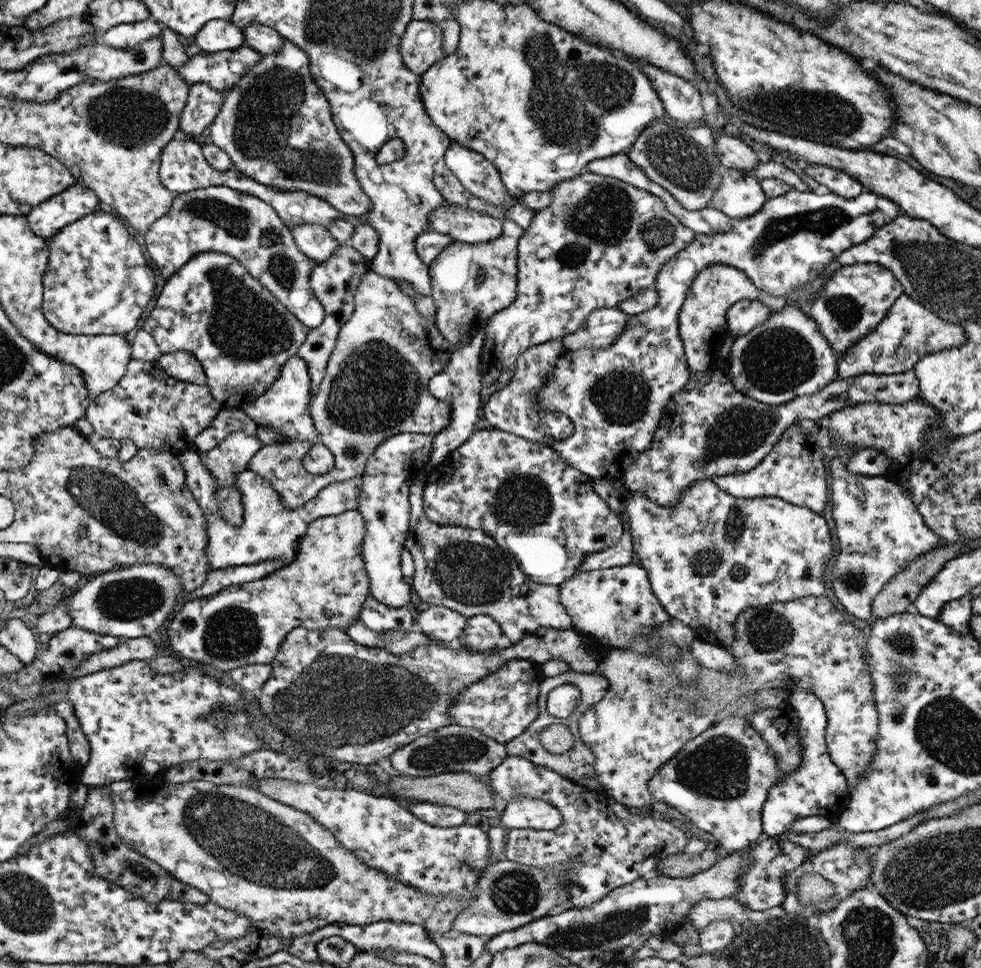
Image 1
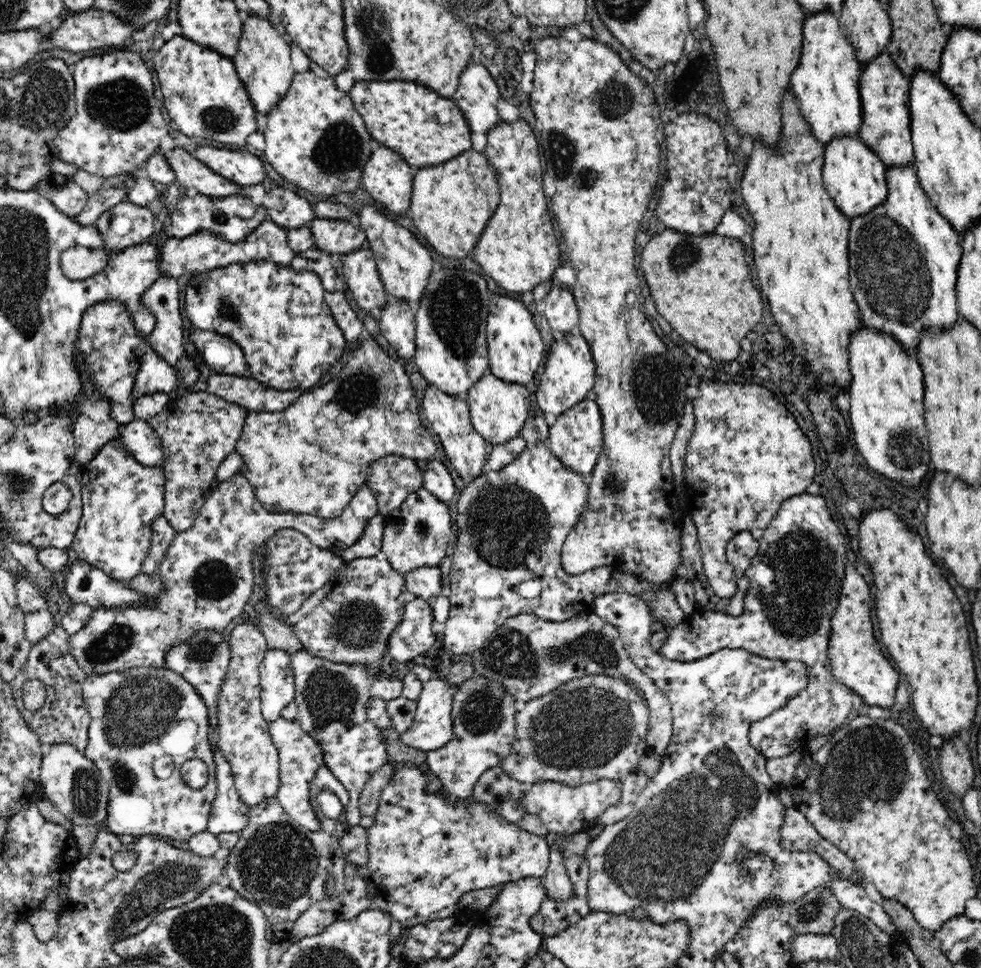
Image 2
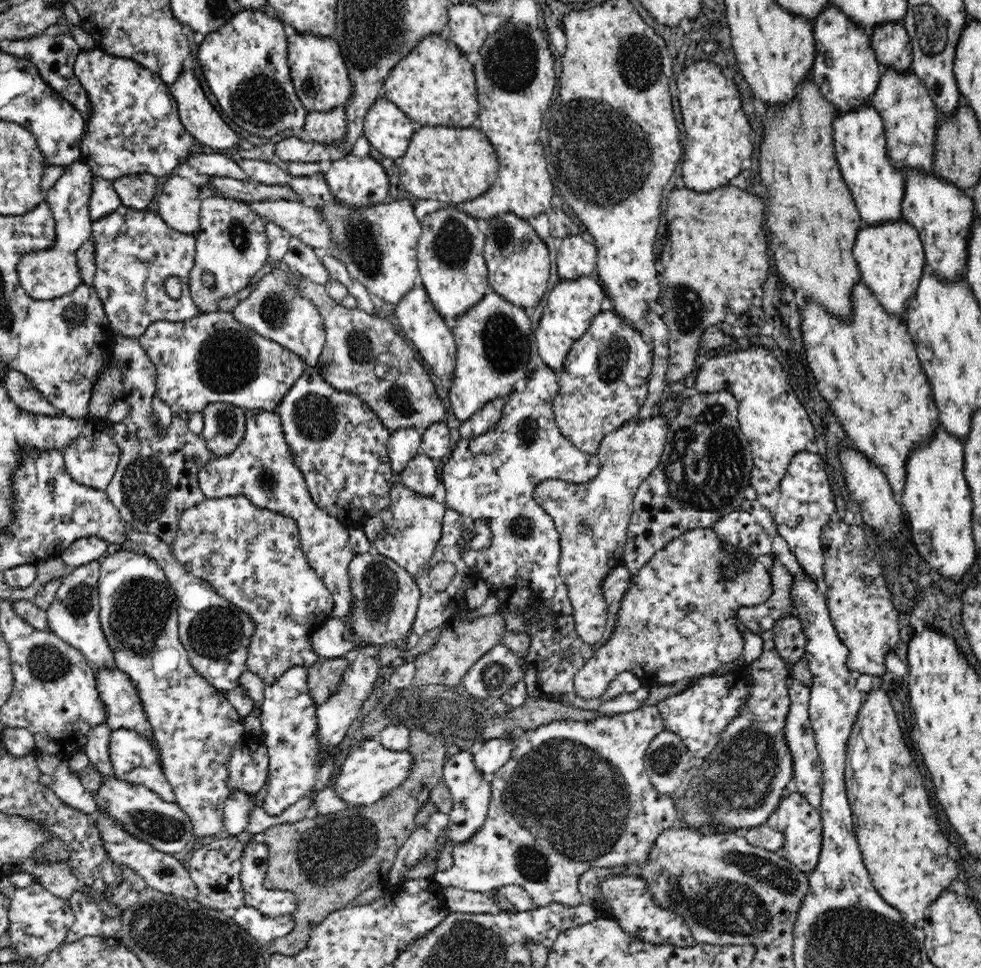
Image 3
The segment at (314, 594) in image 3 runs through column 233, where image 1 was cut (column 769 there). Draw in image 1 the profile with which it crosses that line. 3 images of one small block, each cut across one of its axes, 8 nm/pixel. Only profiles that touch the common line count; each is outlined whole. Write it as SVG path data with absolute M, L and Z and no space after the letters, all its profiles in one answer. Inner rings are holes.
M709 479L695 480L694 484L682 493L680 500L673 508L663 508L659 504L650 502L640 496L640 493L629 491L627 503L623 504L627 513L627 532L631 533L631 550L634 552L634 561L647 571L649 587L659 605L667 612L671 620L681 622L689 628L695 636L711 645L721 648L729 647L733 643L732 627L735 617L749 607L763 607L775 602L787 602L803 598L803 596L819 596L824 592L822 572L831 558L831 536L827 522L821 514L815 513L805 507L788 503L775 497L756 497L739 499L720 490Z

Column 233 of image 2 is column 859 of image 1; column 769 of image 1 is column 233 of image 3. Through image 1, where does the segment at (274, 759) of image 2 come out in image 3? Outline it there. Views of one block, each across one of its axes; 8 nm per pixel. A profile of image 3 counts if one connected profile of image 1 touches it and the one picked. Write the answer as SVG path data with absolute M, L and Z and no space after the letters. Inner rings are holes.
M127 524L126 528L131 547L156 560L174 587L179 606L179 641L186 649L192 668L223 693L236 688L240 685L240 676L249 671L246 662L250 640L256 629L252 617L220 596L209 582L192 575L174 557L172 545L166 544L156 535L136 532Z

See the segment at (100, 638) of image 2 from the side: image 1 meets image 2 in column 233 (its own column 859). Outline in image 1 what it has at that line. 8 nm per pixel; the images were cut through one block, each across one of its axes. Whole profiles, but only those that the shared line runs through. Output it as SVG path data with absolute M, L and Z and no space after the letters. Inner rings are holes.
M835 455L831 458L831 518L835 526L835 540L839 552L835 556L835 563L831 566L829 584L833 596L837 598L839 606L845 614L855 620L872 620L871 602L873 597L883 588L883 585L901 572L905 565L915 557L939 547L944 541L923 524L920 514L902 490L883 476L866 477L853 476L845 470L843 458Z

